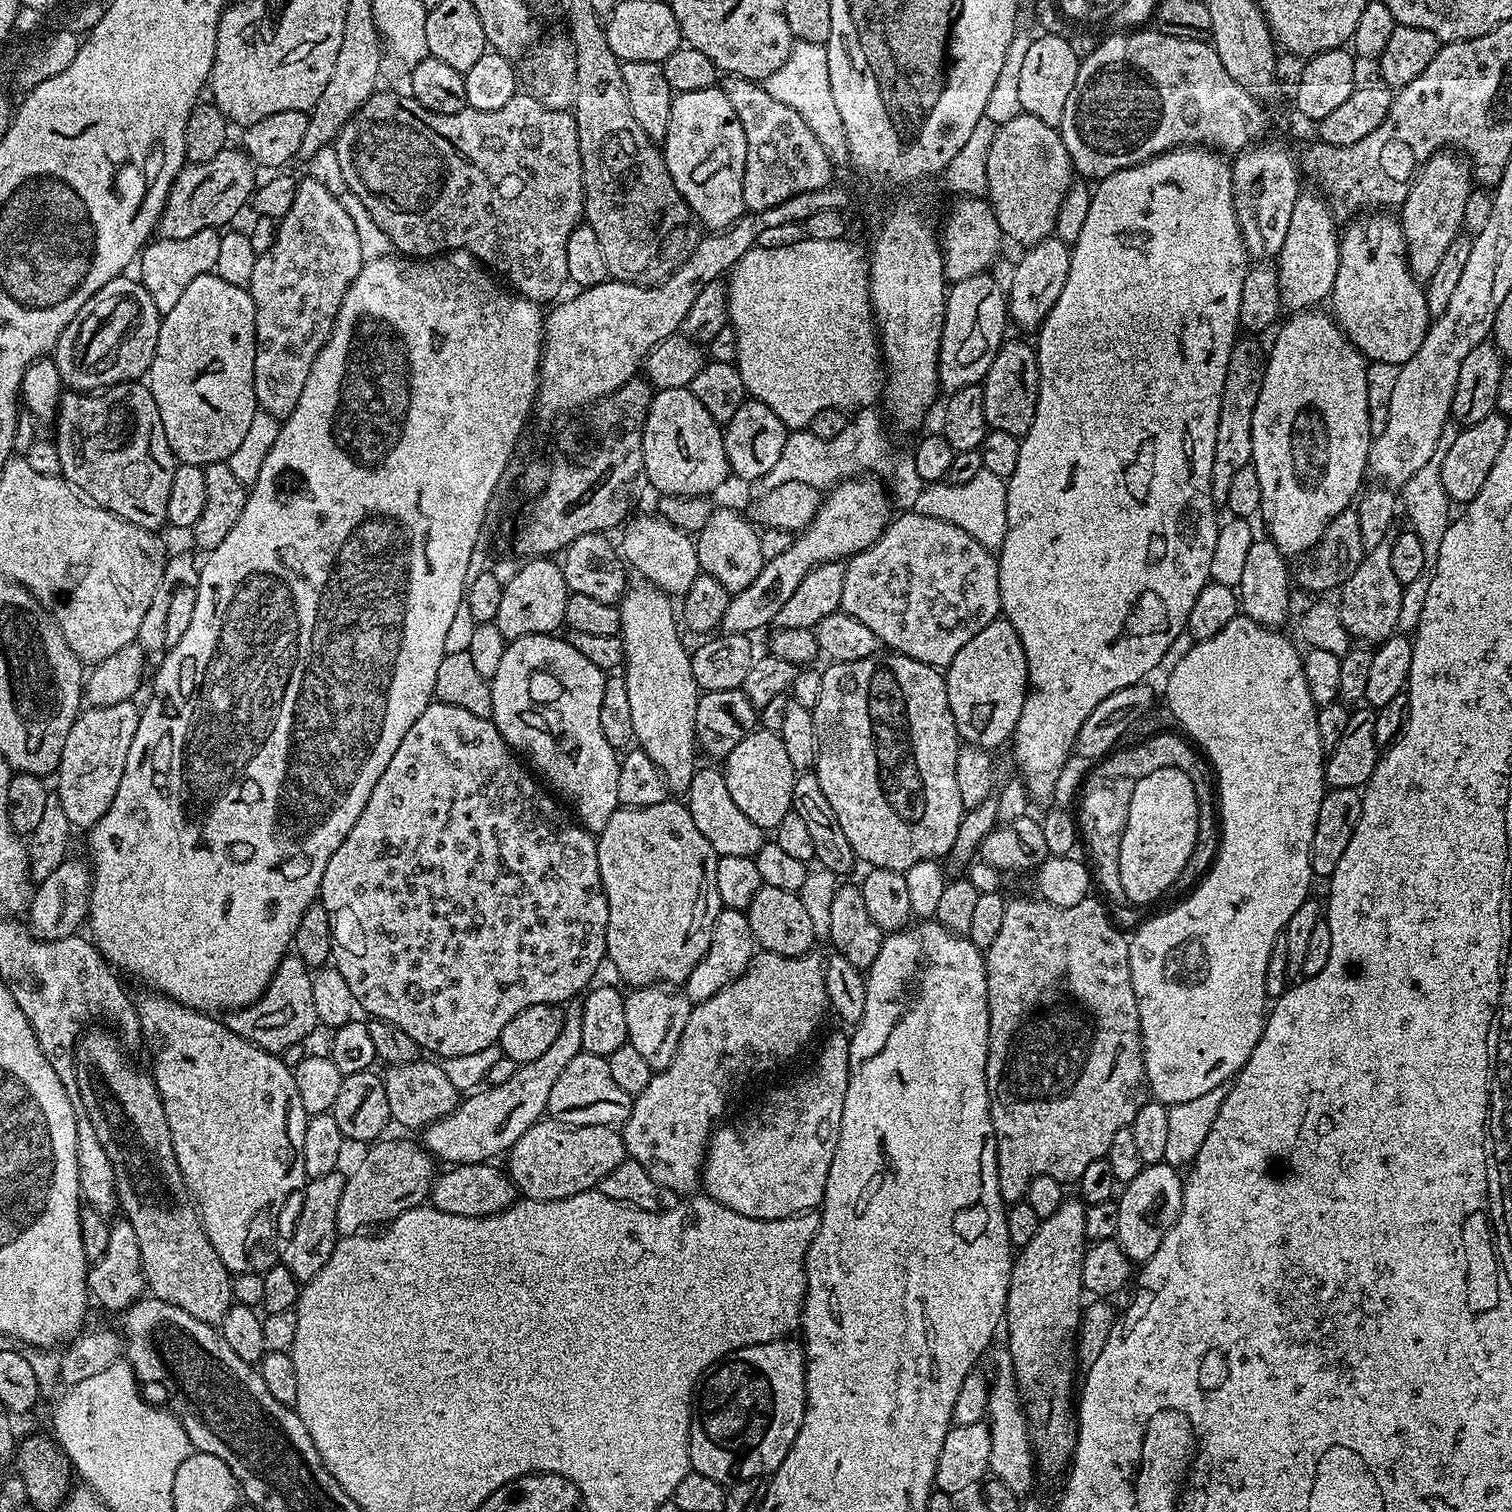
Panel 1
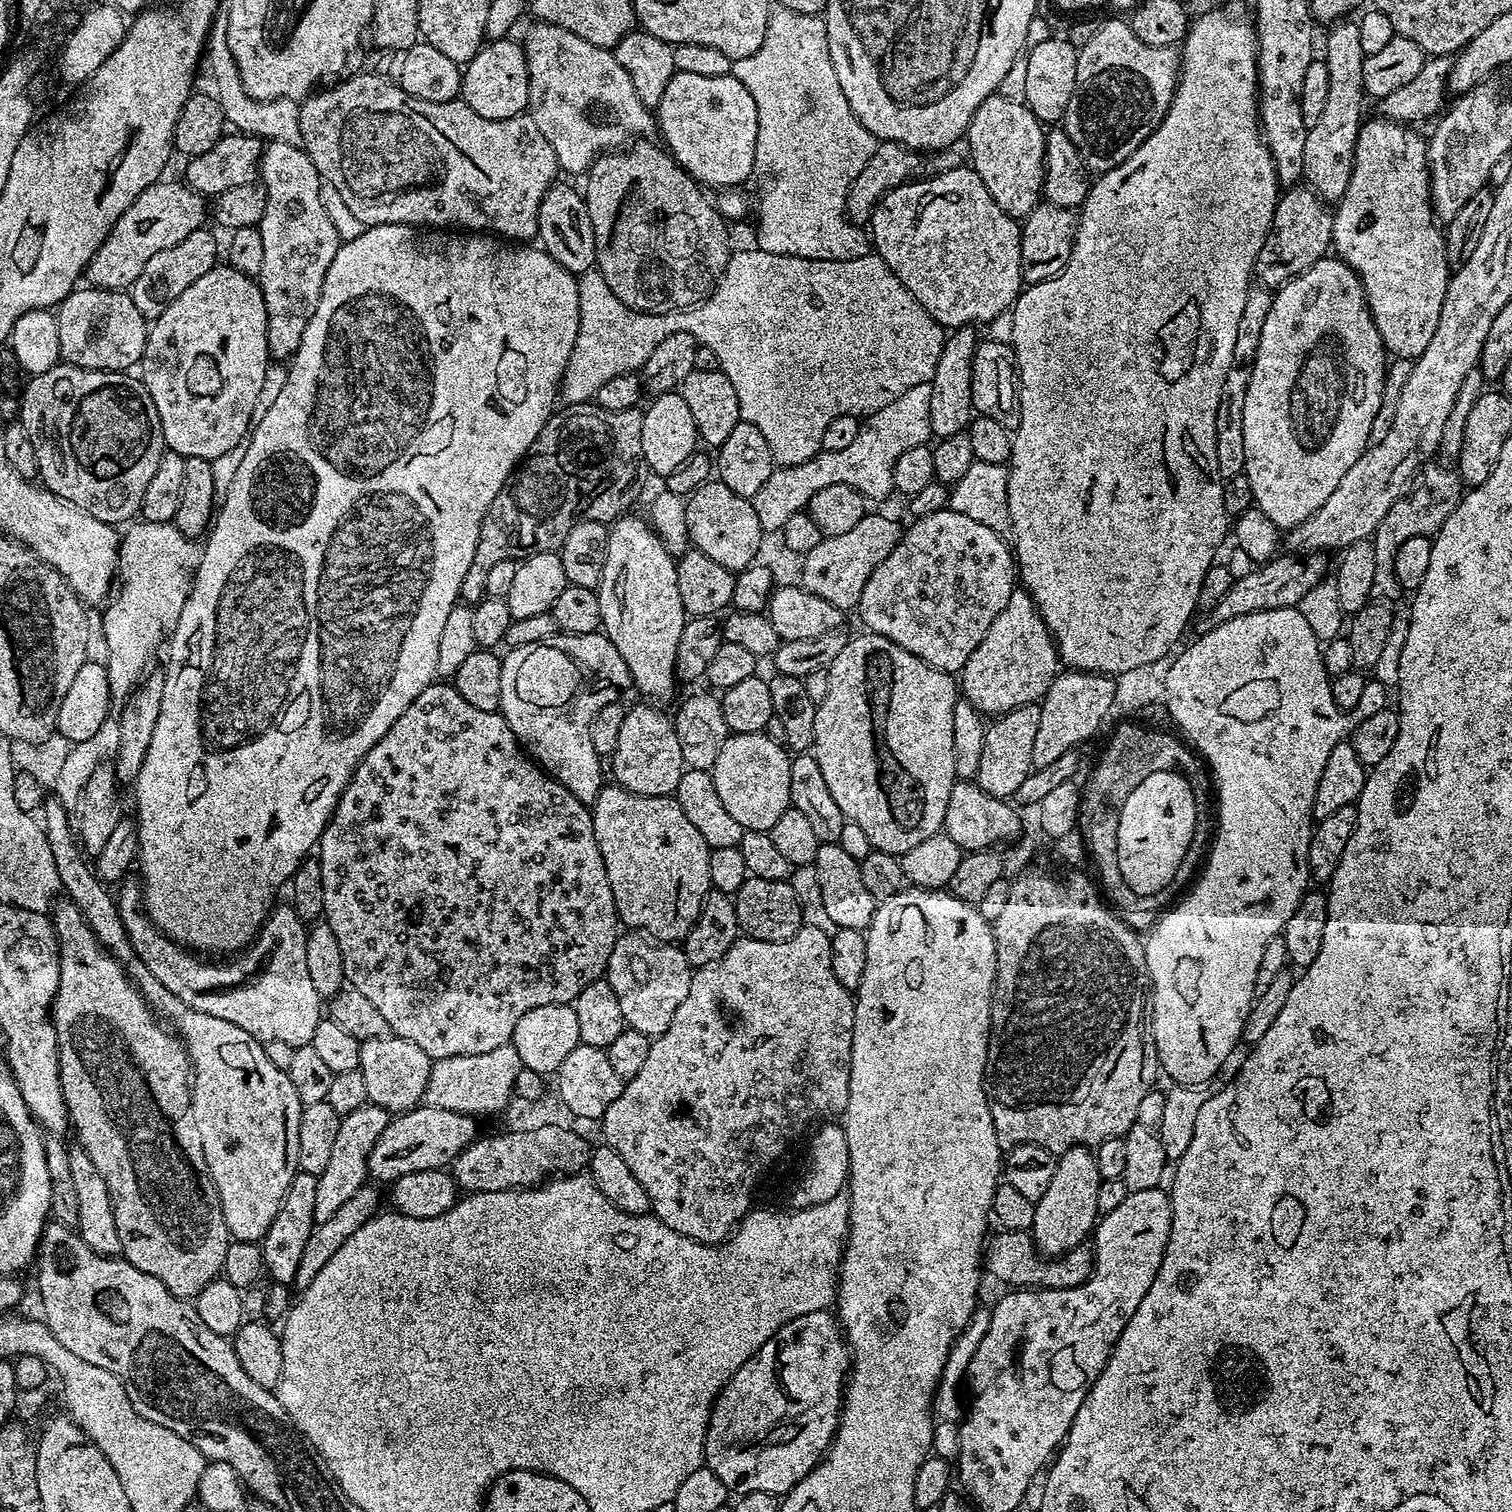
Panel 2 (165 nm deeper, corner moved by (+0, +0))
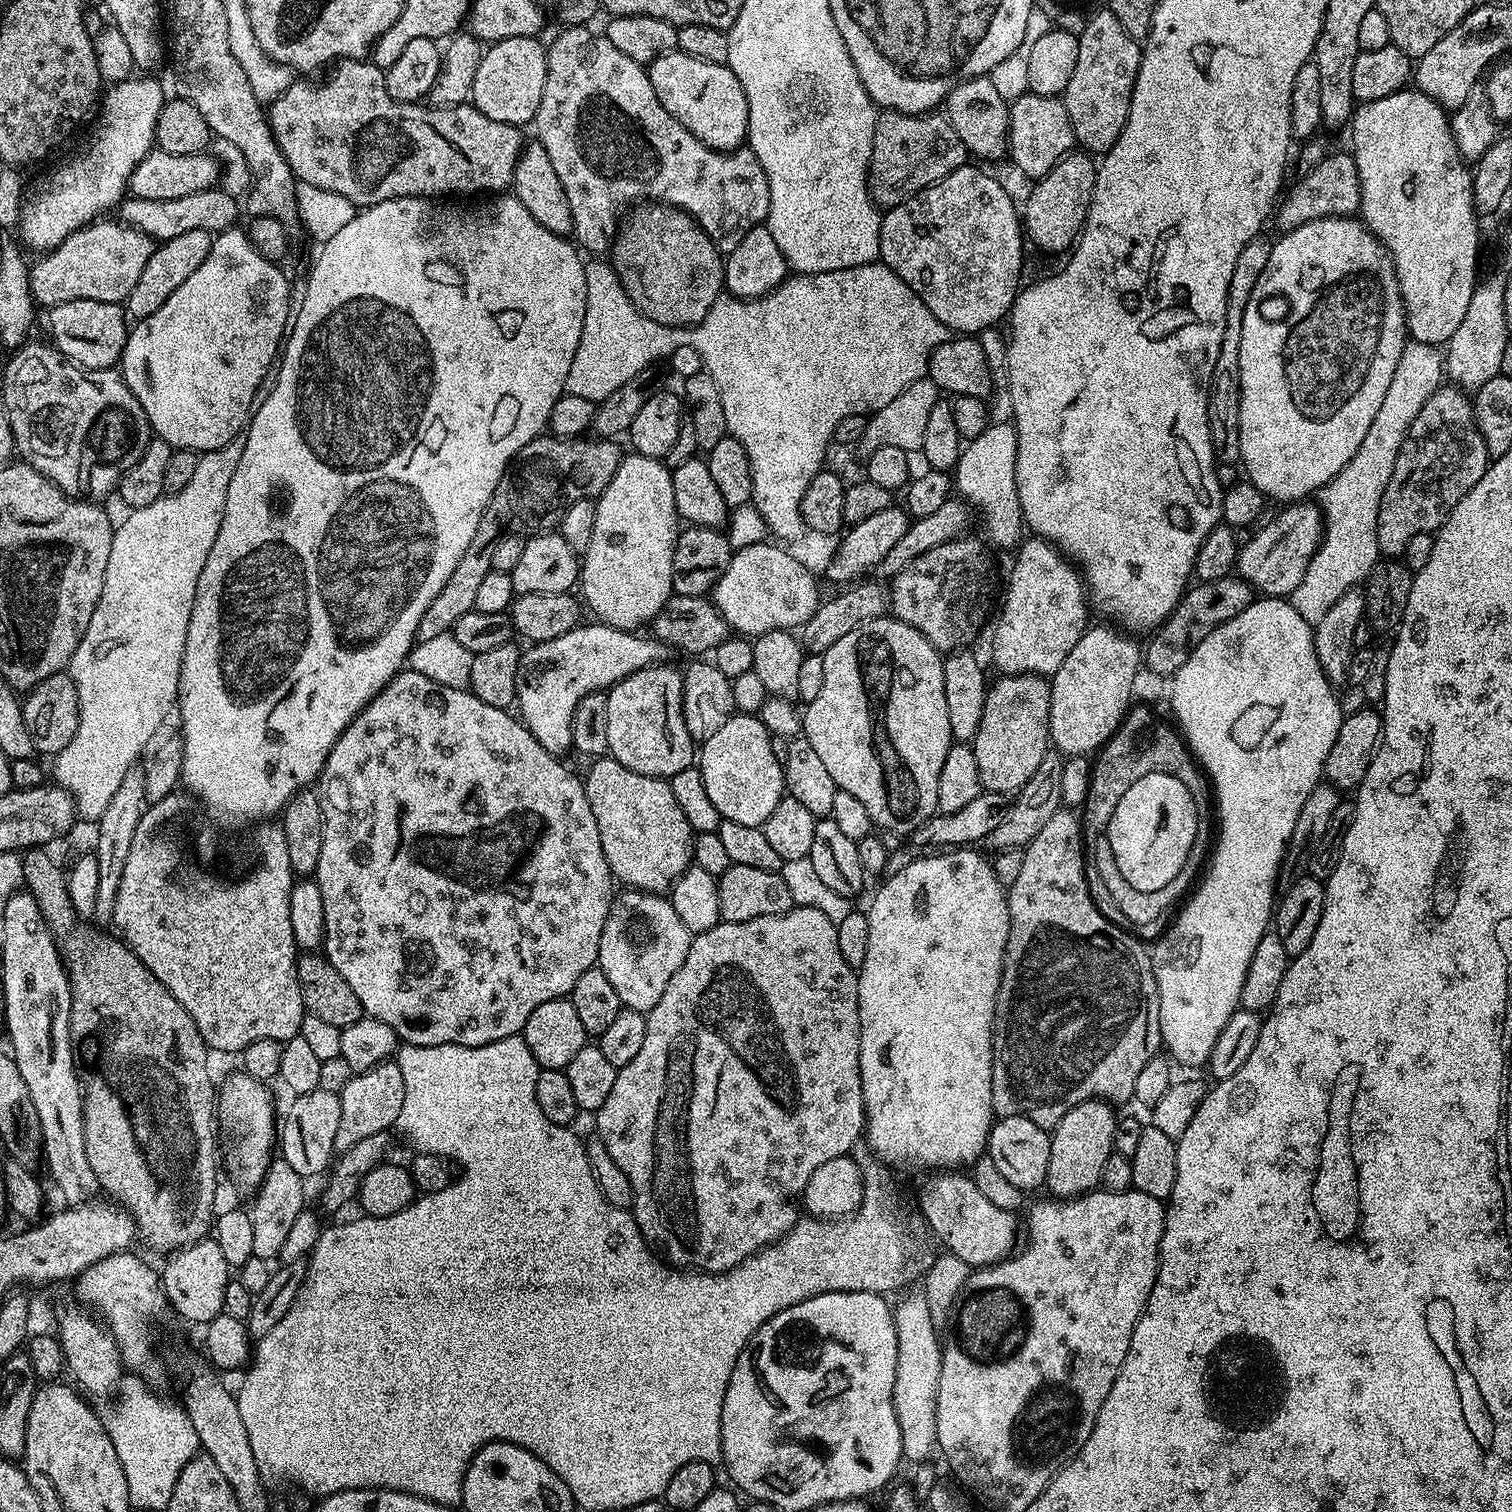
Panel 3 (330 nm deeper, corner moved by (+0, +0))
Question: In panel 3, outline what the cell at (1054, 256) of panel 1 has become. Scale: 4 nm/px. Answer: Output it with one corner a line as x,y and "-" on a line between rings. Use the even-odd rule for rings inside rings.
1076,150
1063,156
1050,174
1031,185
1032,193
1022,204
1022,227
1029,241
1032,239
1044,252
1067,253
1075,245
1088,217
1097,167
1091,155

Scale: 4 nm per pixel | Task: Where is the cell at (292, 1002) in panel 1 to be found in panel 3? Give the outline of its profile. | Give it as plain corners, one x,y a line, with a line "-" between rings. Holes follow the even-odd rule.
180,795
167,796
156,804
148,804
145,807
142,818
138,822
138,830
134,830
134,838
130,842
130,855
126,857
126,866
122,870
122,882
118,882
118,894
114,902
114,914
111,923
116,924
117,930
115,929
115,931
122,937
124,943
131,948
133,954
151,970
154,978
158,978
158,982
162,982
162,986
166,986
166,990
170,990
170,994
174,994
174,998
178,998
178,1002
186,1010
186,1014
190,1014
190,1018
194,1018
194,1026
198,1026
198,1034
202,1034
202,1038
209,1049
216,1051
217,1048
220,1052
240,1054
243,1053
246,1046
250,1046
250,1042
258,1042
258,1038
270,1038
281,1042
294,1038
300,1034
300,1027
306,1013
302,990
296,973
298,949
294,938
294,930
290,927
290,890
294,883
294,873
290,866
290,854
286,854
286,834
283,827
276,822
257,823
253,827
256,829
248,836
248,844
237,846
236,857
233,858
232,865
229,868
223,868
220,864
212,864
212,859
220,852
220,844
218,841
212,840
210,833
204,832
200,836
199,864
184,849
184,835
191,830
192,823
196,820
195,814
192,813
194,800
191,795

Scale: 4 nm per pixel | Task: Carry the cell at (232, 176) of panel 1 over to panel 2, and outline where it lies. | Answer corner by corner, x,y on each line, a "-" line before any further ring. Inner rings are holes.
157,182
150,185
134,202
130,202
127,210
114,222
108,236
98,246
94,258
90,258
86,269
86,280
93,288
110,288
113,290
131,289
134,278
142,274
142,266
158,254
158,250
170,250
170,246
178,246
182,238
194,234
194,230
205,227
210,216
210,208
205,197
189,188
187,183
164,184

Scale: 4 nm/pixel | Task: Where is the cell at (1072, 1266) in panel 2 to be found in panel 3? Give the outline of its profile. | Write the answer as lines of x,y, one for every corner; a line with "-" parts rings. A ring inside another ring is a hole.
940,1170
925,1175
928,1177
920,1184
920,1212
931,1235
939,1243
941,1240
951,1255
962,1258
969,1269
975,1270
1007,1257
1017,1247
1018,1216
1016,1212
998,1210
998,1206
989,1202
978,1191
978,1186
974,1186
971,1175
964,1173
963,1176
962,1173
960,1170

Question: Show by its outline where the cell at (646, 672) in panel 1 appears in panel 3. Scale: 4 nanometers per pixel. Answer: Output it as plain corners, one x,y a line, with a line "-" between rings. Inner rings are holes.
639,454
625,455
620,461
620,468
614,474
614,478
610,478
610,486
606,486
606,490
596,500
596,513
594,514
594,535
590,538
590,546
586,546
586,550
582,553
582,563
580,565
580,578
578,581
579,591
584,591
582,595
583,603
593,612
595,619
601,624
608,624
612,628
621,628
623,632
631,632
640,630
640,628
649,625
655,619
662,606
666,606
668,599
674,595
672,590
672,563
674,562
674,546
678,535
678,517
676,515
676,503
674,502
674,482
672,481
672,473
665,466
663,459
655,456
642,456

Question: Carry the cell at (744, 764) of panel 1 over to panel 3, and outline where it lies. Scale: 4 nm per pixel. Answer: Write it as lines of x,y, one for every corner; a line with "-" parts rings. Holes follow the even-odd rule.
733,714
699,749
698,767
702,782
706,782
706,794
710,794
710,802
718,806
718,814
723,819
759,828
764,825
766,818
770,818
770,813
774,811
774,806
778,806
781,796
785,795
784,769
774,758
771,736
759,715

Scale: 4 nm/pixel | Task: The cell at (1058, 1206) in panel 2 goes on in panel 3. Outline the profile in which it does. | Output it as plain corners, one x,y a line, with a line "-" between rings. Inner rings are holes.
1101,1099
1083,1100
1078,1106
1068,1111
1050,1135
1050,1166
1048,1167
1048,1179
1046,1188
1056,1198
1071,1198
1083,1196
1084,1193
1093,1191
1099,1185
1102,1178
1102,1166
1106,1158
1114,1150
1114,1126
1117,1113
1112,1113
1113,1105

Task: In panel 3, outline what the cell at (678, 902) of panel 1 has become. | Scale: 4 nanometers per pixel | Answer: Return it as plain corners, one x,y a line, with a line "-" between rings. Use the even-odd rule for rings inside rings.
611,755
593,759
588,768
588,776
583,777
586,798
590,802
590,810
594,810
594,822
598,822
598,838
602,838
602,854
606,854
606,862
610,866
613,877
620,880
621,885
632,890
664,894
672,887
672,881
680,877
680,873
693,863
692,842
694,833
690,822
686,822
686,814
674,802
674,790
667,779
659,776
638,774
622,762
613,760

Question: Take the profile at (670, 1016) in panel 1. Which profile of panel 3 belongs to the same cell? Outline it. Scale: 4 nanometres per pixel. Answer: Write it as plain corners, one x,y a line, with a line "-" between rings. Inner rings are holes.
620,890
613,895
606,926
602,926
598,967
618,993
621,1005
647,1014
662,998
662,990
686,962
693,933
682,926
667,895
639,890

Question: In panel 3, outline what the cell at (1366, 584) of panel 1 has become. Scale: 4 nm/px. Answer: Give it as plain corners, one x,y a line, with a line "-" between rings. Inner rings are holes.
1442,386
1418,410
1418,418
1408,431
1408,437
1398,450
1398,458
1394,462
1394,474
1390,474
1390,482
1382,494
1382,502
1378,510
1378,546
1381,557
1400,558
1406,550
1406,542
1414,538
1414,534
1423,532
1435,533
1446,522
1446,518
1462,502
1474,485
1486,474
1490,457
1486,450
1486,442
1476,425
1476,409
1463,388

